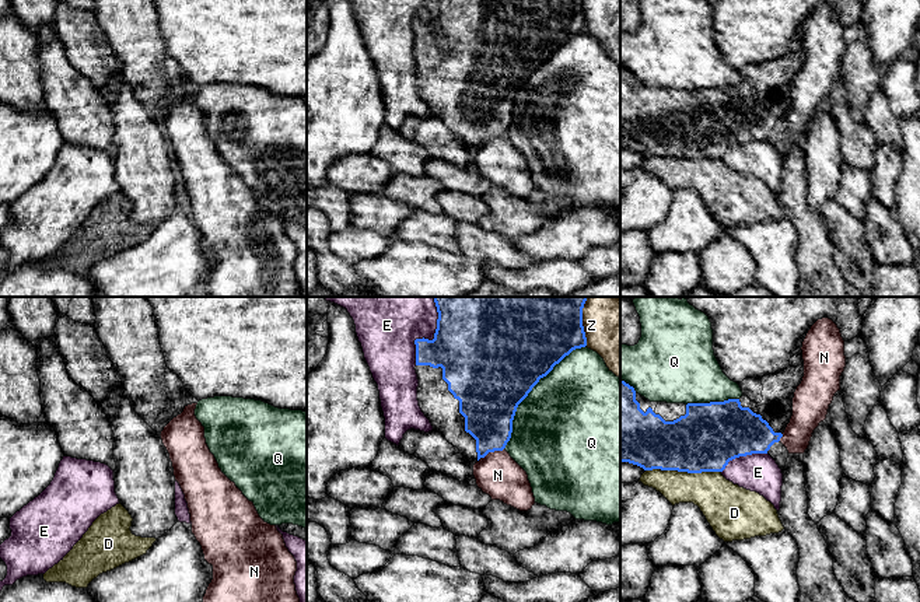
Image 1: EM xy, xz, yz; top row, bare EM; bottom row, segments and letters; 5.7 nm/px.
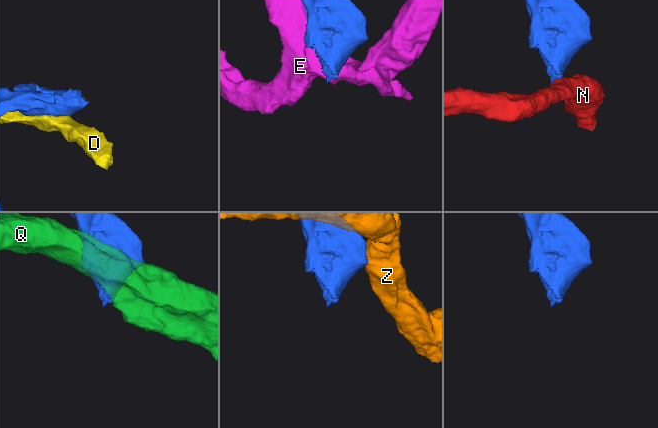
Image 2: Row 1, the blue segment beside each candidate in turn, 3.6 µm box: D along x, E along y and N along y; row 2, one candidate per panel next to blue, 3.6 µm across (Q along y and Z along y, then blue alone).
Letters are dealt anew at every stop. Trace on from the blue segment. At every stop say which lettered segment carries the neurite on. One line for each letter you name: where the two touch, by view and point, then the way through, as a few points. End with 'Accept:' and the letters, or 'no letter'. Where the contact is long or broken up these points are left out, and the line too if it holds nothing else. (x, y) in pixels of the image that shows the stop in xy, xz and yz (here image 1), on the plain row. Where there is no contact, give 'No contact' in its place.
Accept: no letter

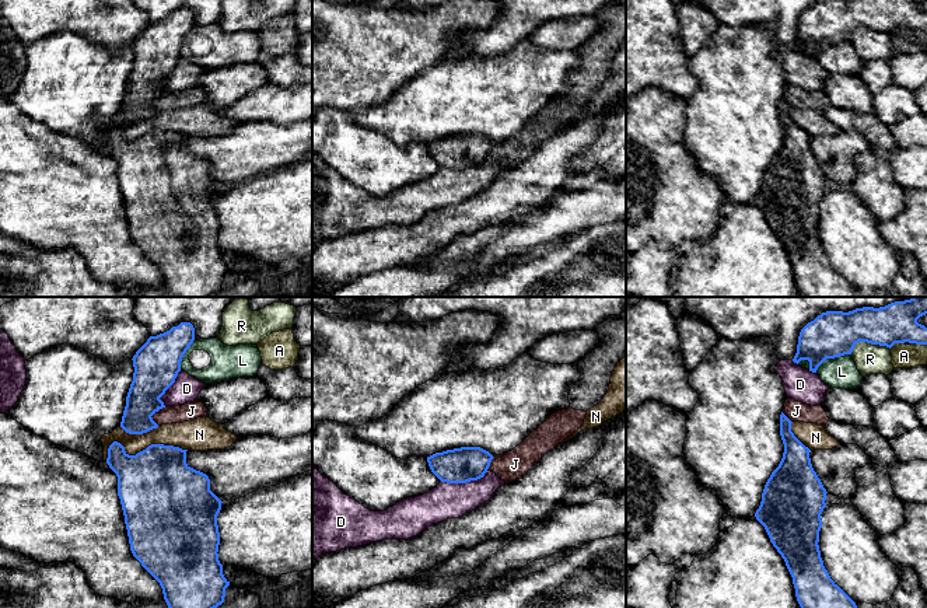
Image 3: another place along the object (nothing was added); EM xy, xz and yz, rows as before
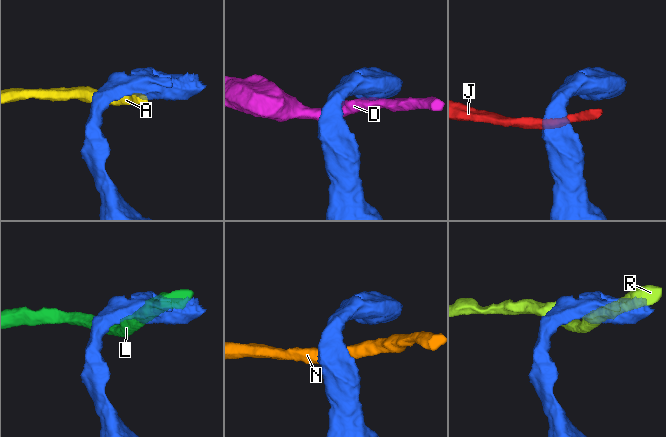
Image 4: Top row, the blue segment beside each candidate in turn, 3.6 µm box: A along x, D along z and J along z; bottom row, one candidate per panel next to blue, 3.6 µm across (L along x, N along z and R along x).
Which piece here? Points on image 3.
Accept: no letter

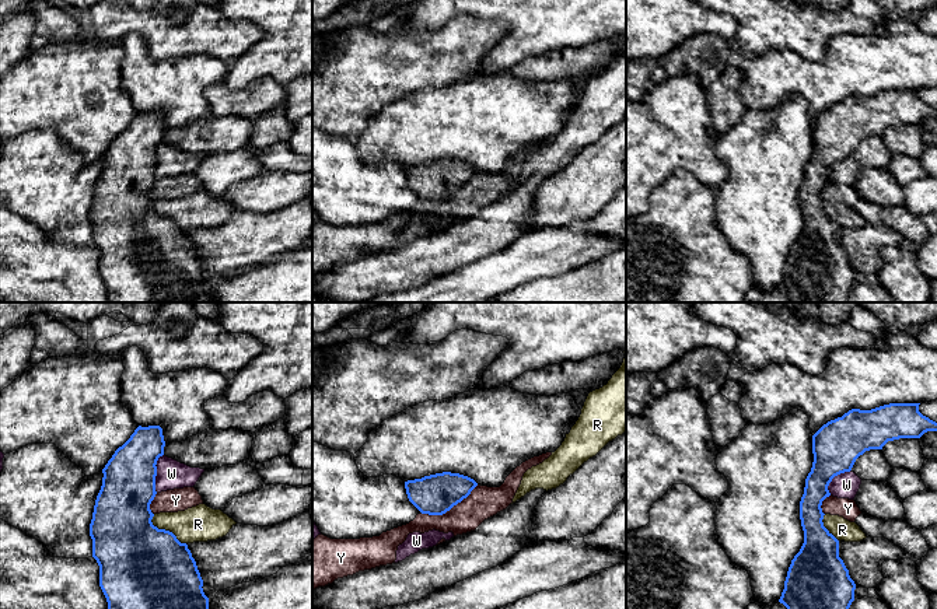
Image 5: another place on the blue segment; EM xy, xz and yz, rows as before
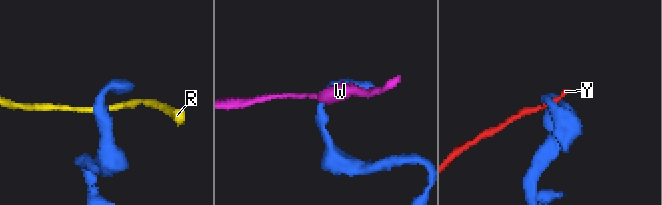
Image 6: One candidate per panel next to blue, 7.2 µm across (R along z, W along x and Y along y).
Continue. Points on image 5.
Accept: no letter

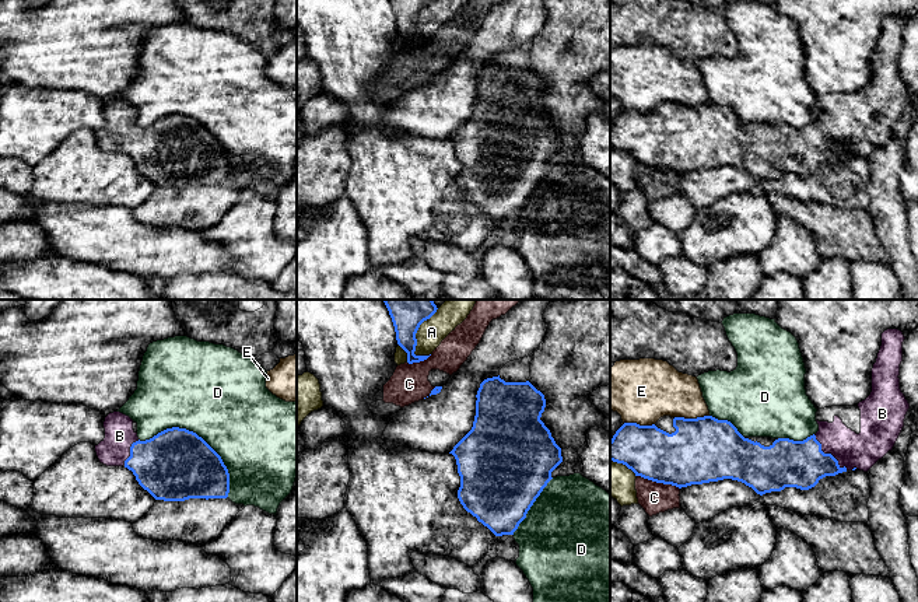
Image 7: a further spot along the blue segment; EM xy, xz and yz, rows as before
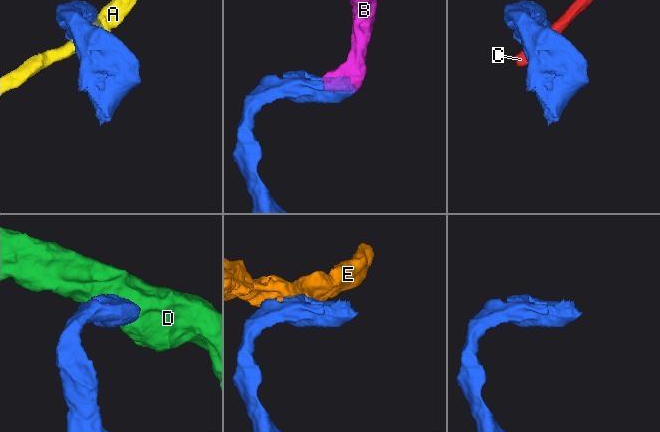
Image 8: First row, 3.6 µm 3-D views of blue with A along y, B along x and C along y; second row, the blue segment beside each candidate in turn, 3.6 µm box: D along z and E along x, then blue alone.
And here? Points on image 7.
B: Touches blue at yz (827, 140)
Accept: B

